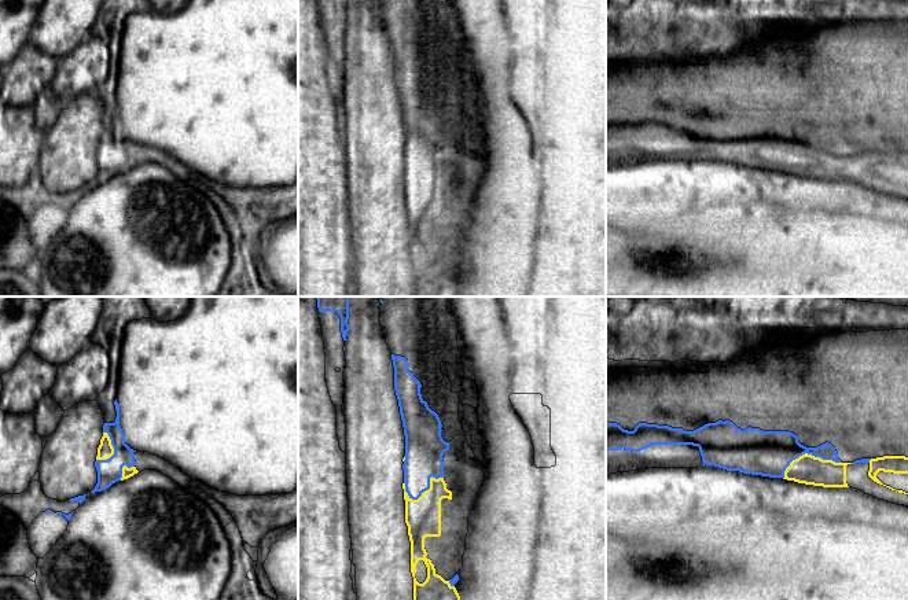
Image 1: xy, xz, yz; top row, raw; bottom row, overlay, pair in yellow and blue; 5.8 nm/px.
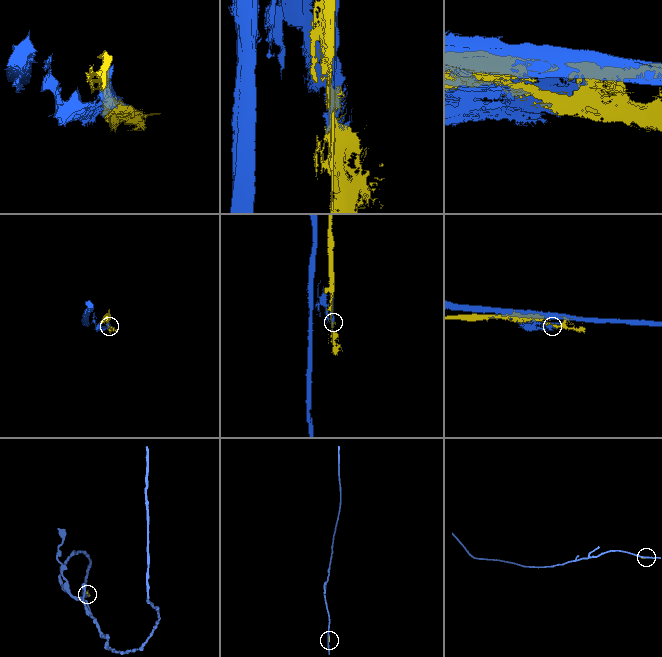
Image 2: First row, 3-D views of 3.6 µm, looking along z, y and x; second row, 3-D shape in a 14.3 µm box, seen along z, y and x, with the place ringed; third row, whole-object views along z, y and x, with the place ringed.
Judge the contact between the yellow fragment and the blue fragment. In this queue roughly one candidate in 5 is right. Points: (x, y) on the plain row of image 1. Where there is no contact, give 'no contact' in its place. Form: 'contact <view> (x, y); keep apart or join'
contact yz (808, 147); keep apart

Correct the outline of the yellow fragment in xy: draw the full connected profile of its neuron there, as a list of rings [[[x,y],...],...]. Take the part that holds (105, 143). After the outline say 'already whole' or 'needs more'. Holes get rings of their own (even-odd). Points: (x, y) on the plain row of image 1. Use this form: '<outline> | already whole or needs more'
[[[103,125],[100,132],[100,137],[98,140],[96,152],[107,152],[114,147],[114,140],[111,137],[111,132],[107,125]]] | already whole

